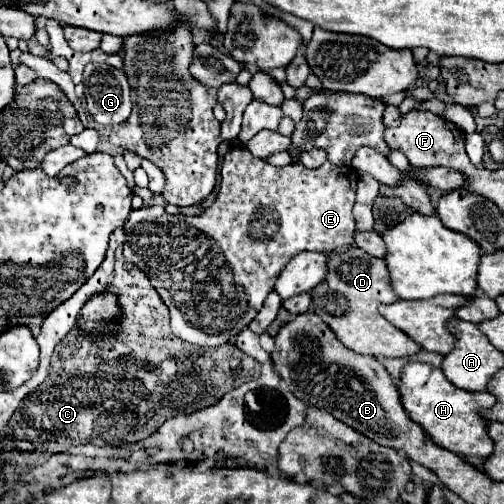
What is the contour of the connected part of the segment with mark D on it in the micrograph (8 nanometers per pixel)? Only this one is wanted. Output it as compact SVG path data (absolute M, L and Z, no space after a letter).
M361 248L329 254L327 276L311 290L311 310L317 312L317 316L337 334L337 338L347 348L355 350L357 354L369 354L373 358L401 358L413 356L421 350L401 330L377 314L379 304L391 304L395 300L397 296L393 294L385 262L365 254Z

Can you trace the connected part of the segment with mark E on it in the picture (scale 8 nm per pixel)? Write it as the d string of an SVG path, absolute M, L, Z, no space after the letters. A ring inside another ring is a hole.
M231 148L223 158L221 184L227 188L223 188L223 192L219 190L213 206L199 216L191 218L167 214L163 206L155 204L133 210L125 224L127 240L123 244L123 256L147 274L167 304L173 334L197 346L221 346L233 342L235 336L259 314L267 294L273 290L273 282L293 256L299 252L333 252L341 246L353 244L355 234L353 204L357 172L351 166L335 166L325 162L317 170L309 170L303 164L277 168L261 158L255 158L247 148ZM205 294L207 316L189 316Z

